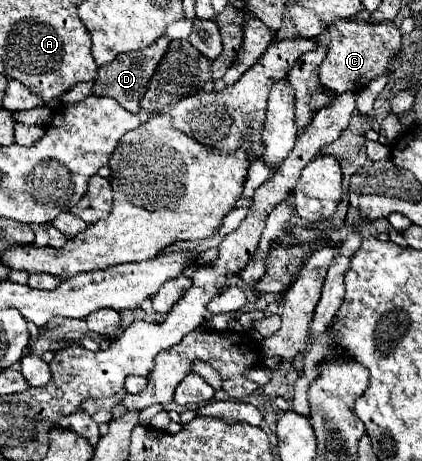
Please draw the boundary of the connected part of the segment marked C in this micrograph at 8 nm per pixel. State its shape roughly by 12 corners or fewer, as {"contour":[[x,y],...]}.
{"contour":[[391,21],[329,27],[323,89],[361,91],[401,49]]}

